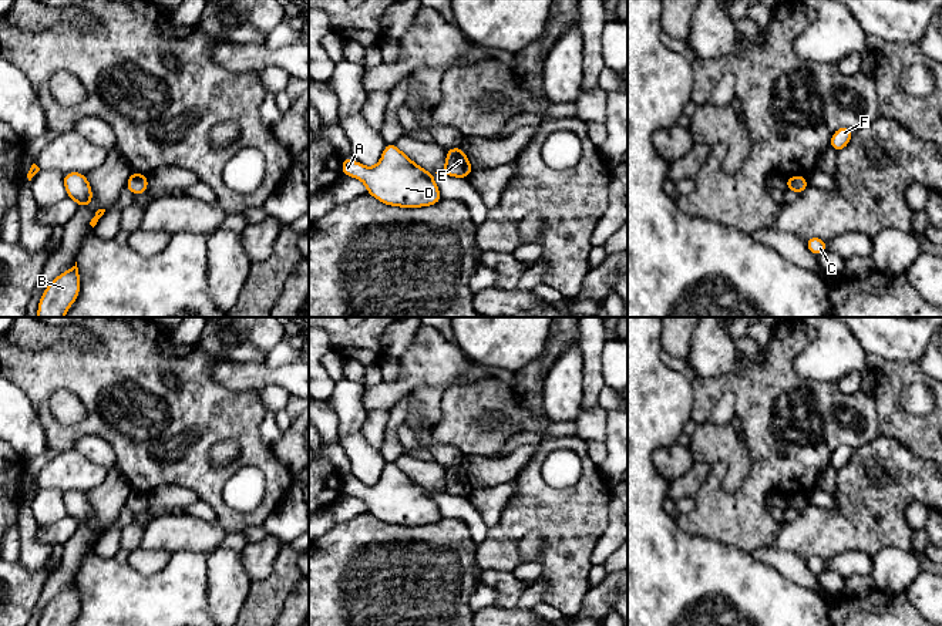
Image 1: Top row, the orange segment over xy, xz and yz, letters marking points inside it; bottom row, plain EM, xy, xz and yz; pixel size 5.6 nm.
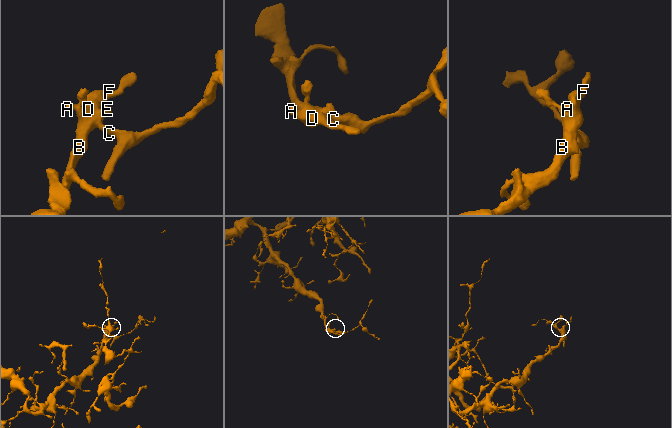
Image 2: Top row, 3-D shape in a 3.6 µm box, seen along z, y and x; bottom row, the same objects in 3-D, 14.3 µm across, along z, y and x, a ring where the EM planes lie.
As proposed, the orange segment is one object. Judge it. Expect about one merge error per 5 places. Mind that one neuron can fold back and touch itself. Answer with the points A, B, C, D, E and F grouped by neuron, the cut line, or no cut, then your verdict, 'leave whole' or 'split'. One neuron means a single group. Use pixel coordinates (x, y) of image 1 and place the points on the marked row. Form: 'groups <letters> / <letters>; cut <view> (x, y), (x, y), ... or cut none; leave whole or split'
groups A B C D E F; cut none; leave whole

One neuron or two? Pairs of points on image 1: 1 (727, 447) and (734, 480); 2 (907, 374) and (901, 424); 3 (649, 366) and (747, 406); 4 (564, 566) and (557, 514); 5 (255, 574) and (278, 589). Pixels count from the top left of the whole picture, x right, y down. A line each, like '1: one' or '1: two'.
1: one
2: one
3: two
4: one
5: two

